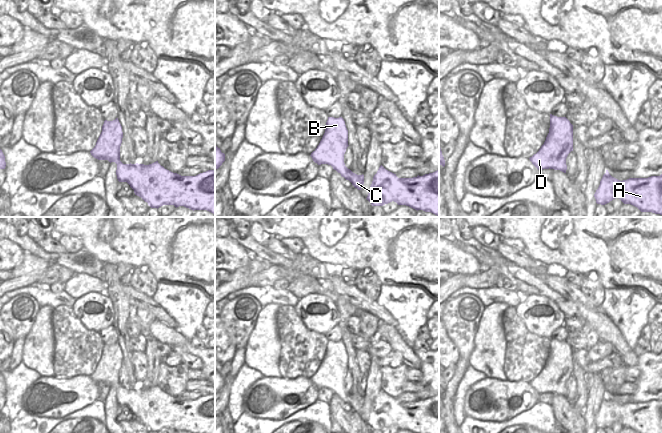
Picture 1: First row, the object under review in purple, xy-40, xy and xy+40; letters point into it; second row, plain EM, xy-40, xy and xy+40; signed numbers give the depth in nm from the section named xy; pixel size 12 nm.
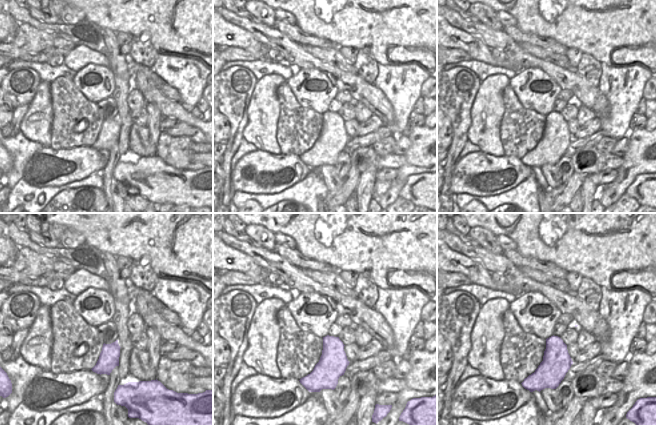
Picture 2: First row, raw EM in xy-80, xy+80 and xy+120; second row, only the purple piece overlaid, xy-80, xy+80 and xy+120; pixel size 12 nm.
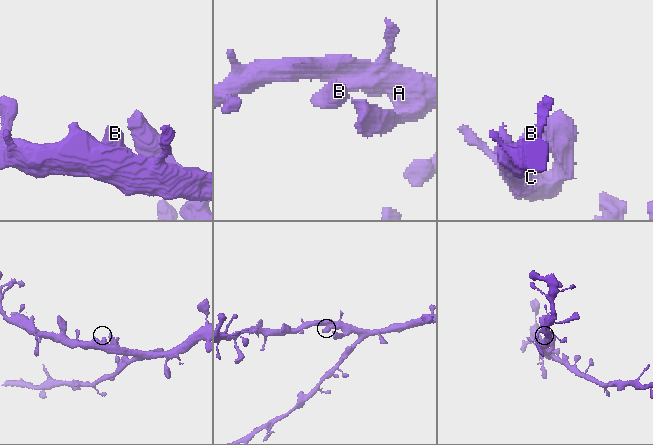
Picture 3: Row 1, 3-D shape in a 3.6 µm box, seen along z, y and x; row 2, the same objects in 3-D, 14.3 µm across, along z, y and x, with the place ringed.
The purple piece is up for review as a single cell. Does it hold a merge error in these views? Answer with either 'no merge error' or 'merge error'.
no merge error

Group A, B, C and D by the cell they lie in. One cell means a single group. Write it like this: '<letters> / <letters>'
A B C D

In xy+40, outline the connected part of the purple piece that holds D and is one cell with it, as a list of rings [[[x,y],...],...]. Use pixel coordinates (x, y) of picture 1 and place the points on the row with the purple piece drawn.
[[[550,114],[550,128],[544,144],[530,157],[532,164],[543,169],[560,170],[566,173],[566,158],[573,151],[573,125],[566,117]]]

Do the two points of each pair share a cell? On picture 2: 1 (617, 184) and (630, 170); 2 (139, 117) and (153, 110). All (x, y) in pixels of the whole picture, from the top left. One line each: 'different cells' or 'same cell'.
1: same cell
2: different cells

